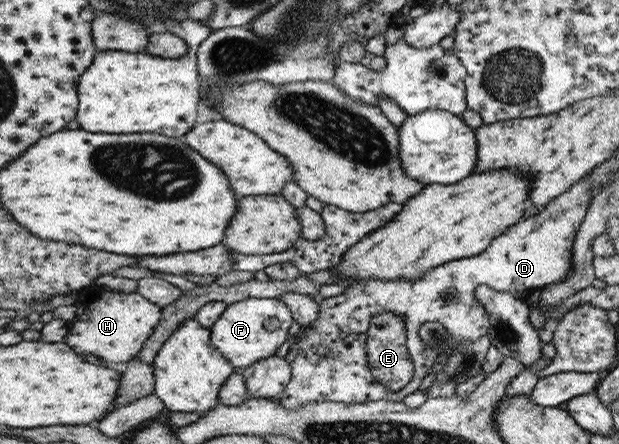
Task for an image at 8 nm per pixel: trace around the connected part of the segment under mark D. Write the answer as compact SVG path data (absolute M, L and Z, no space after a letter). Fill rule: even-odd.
M590 173L582 177L581 181L570 186L566 193L560 194L554 201L548 202L539 214L530 216L516 225L510 226L498 239L494 240L490 247L482 254L474 255L454 262L448 262L432 271L428 271L419 279L413 281L379 281L379 279L369 279L365 283L353 283L346 287L346 290L337 296L326 298L319 305L319 317L312 321L310 325L304 325L300 329L298 341L292 345L291 350L285 356L290 362L292 378L285 393L280 400L282 406L286 408L298 408L302 404L316 401L331 401L360 403L369 401L403 400L404 397L418 391L422 385L422 363L428 371L428 365L440 365L442 355L438 354L436 348L426 346L422 340L420 329L426 323L439 322L448 329L452 339L468 339L476 341L482 335L488 334L490 329L490 319L487 310L479 303L476 291L478 287L487 286L494 291L510 291L514 297L526 301L536 288L544 289L556 283L564 282L571 277L574 271L574 243L576 243L577 231L582 222L585 221L589 205L593 199L592 185L590 185ZM390 311L405 319L406 335L408 335L409 354L413 358L413 380L409 386L400 391L389 391L386 386L379 385L372 378L367 367L367 334L371 319L374 315Z

